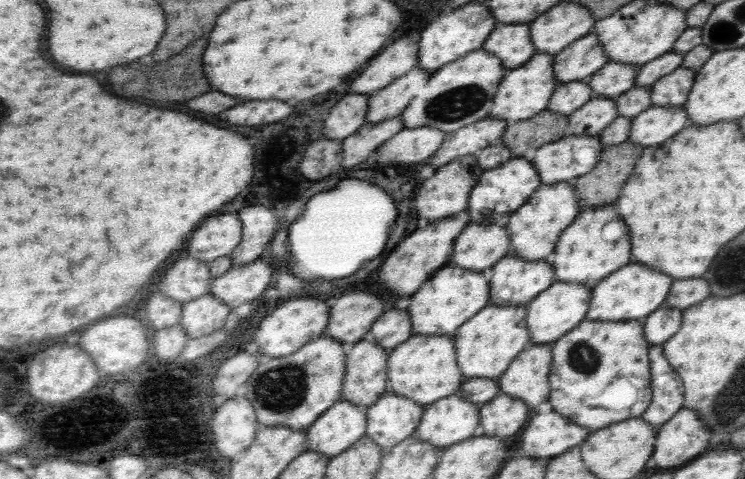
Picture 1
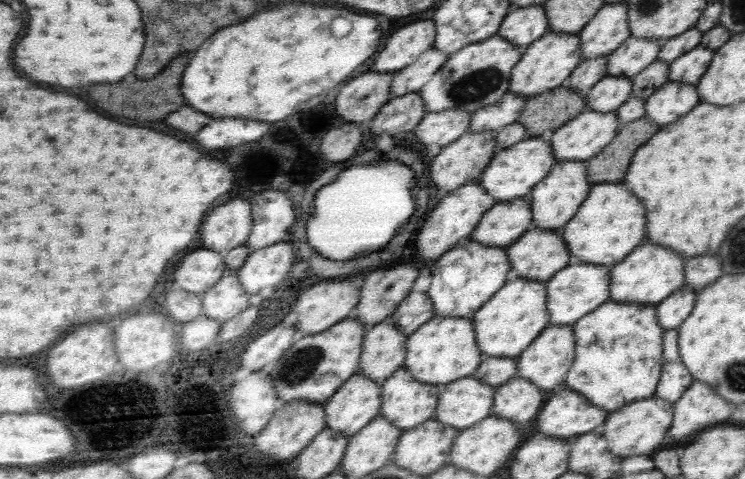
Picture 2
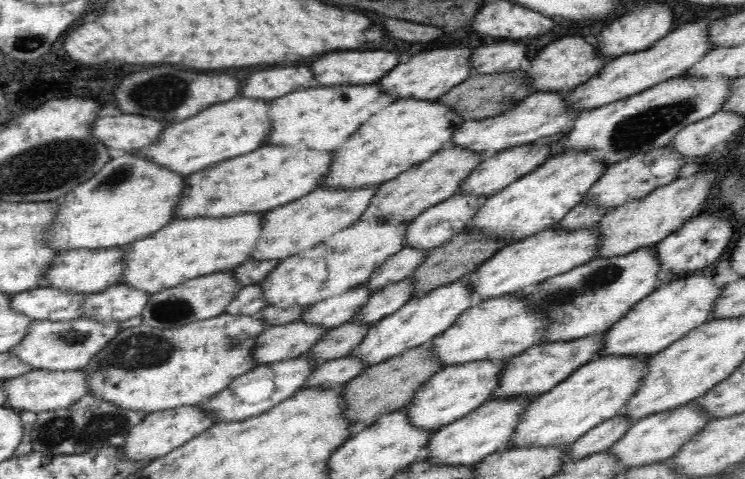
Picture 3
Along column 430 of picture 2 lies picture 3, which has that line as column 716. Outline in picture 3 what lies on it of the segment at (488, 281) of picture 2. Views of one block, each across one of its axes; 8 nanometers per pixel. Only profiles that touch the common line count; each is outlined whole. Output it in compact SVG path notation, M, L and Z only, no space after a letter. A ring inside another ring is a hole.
M697 275L675 280L670 284L658 285L652 294L639 300L616 324L613 324L602 336L602 346L598 348L596 358L650 358L670 344L686 336L693 328L708 321L708 312L722 287L711 285L711 275Z

